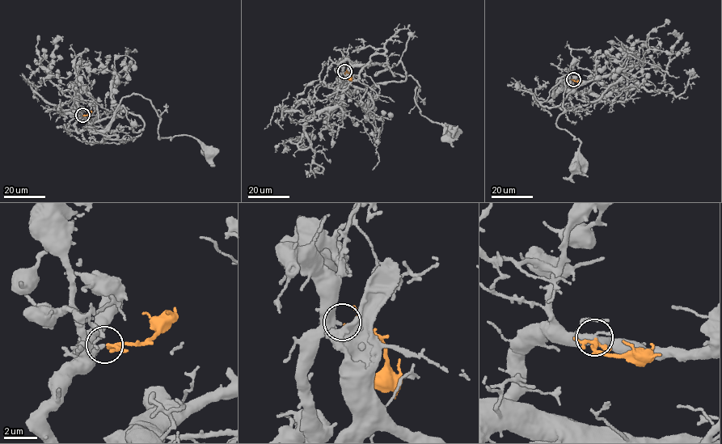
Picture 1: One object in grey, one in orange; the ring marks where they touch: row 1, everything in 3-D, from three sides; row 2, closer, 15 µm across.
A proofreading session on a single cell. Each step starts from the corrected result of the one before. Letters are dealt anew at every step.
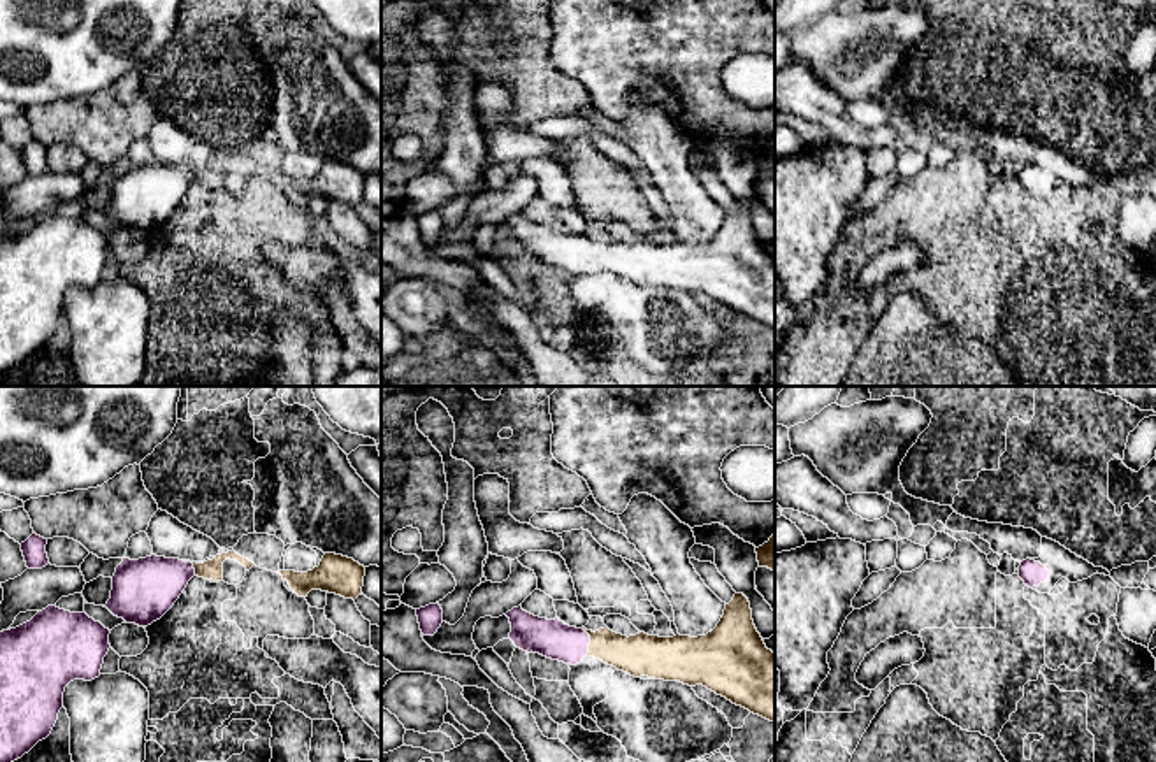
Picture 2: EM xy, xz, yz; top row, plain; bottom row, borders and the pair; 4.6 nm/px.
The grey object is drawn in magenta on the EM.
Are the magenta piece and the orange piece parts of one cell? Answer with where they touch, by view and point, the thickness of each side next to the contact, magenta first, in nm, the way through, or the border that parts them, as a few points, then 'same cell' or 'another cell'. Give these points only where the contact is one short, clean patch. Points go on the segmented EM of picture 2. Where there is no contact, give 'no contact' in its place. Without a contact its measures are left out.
xz (589, 641) | 180/190 nm | across xz (554, 639), (589, 641), (638, 655) | same cell

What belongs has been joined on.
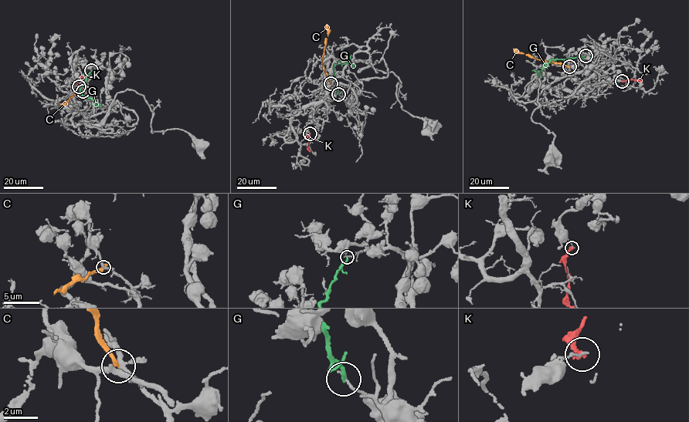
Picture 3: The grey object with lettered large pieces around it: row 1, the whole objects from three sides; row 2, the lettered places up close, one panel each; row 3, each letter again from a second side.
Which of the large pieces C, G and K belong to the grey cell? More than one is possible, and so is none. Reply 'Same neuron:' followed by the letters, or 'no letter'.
Same neuron: no letter

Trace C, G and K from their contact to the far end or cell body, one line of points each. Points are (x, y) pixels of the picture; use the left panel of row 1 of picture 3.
C: (83, 91), (69, 98), (65, 104), (61, 104)
G: (91, 69), (79, 91), (83, 97), (91, 98), (97, 106), (101, 106)
K: (79, 86), (82, 77), (85, 76)

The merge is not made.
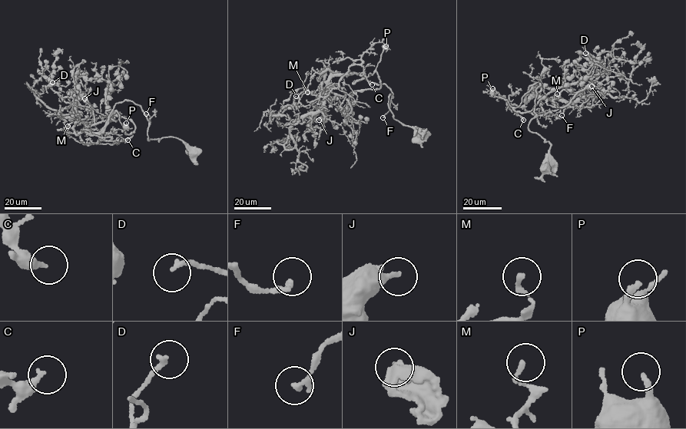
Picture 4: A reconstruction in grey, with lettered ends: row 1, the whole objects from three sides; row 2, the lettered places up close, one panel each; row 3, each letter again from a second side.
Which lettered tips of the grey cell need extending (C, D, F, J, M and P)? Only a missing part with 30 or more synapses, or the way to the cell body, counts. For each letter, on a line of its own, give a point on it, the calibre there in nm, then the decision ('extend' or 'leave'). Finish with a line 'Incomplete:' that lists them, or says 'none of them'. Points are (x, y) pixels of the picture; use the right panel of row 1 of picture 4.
C: place (523, 120); calibre 280 nm; leave
D: place (585, 53); calibre 180 nm; leave
F: place (561, 115); calibre 200 nm; leave
J: place (591, 86); calibre 280 nm; leave
M: place (557, 94); calibre 180 nm; leave
P: place (492, 88); calibre 220 nm; extend
Incomplete: P

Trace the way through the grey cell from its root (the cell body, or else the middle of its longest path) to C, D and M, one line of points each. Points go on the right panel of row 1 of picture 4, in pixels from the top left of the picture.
C: (544, 169), (551, 144), (528, 128), (535, 115), (539, 82), (531, 86), (525, 103), (509, 107), (523, 120)
D: (544, 169), (551, 144), (528, 128), (540, 84), (525, 97), (571, 101), (592, 93), (611, 54), (585, 53)
M: (544, 169), (551, 144), (528, 128), (540, 84), (525, 97), (534, 92), (551, 100), (557, 94)

